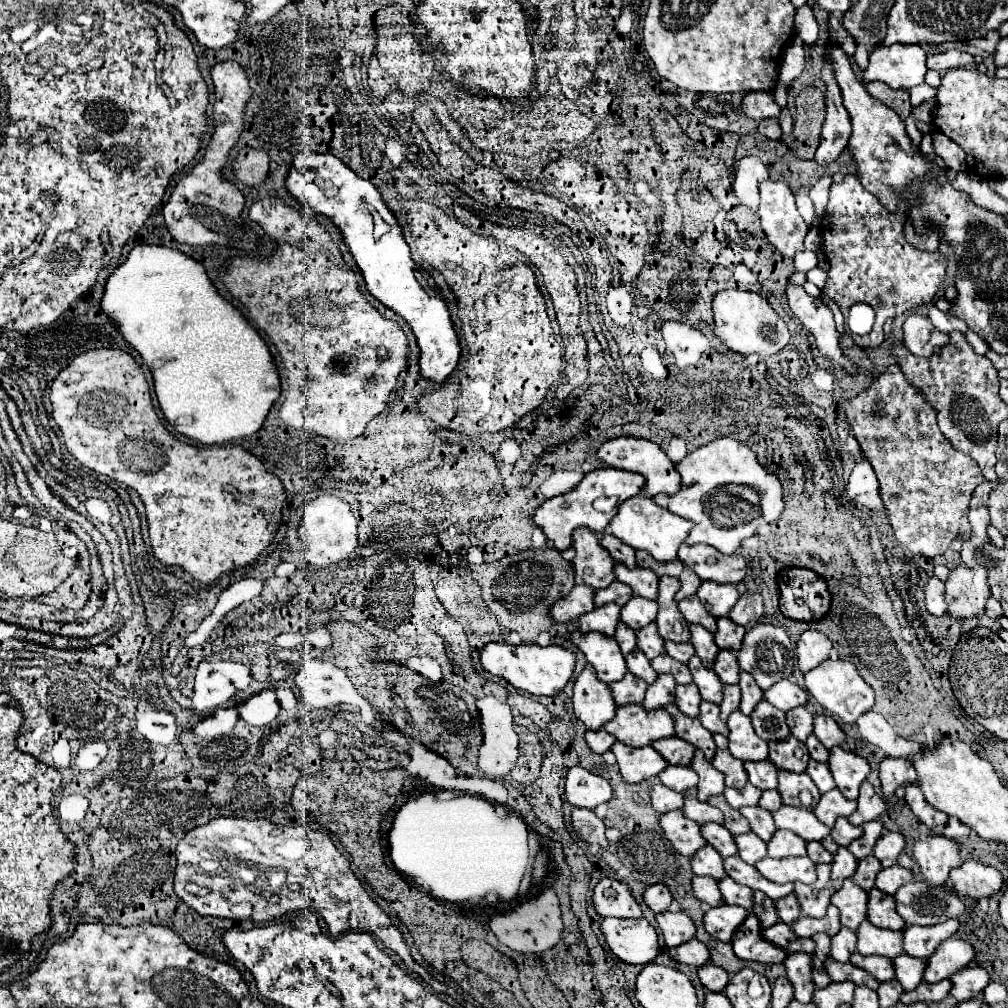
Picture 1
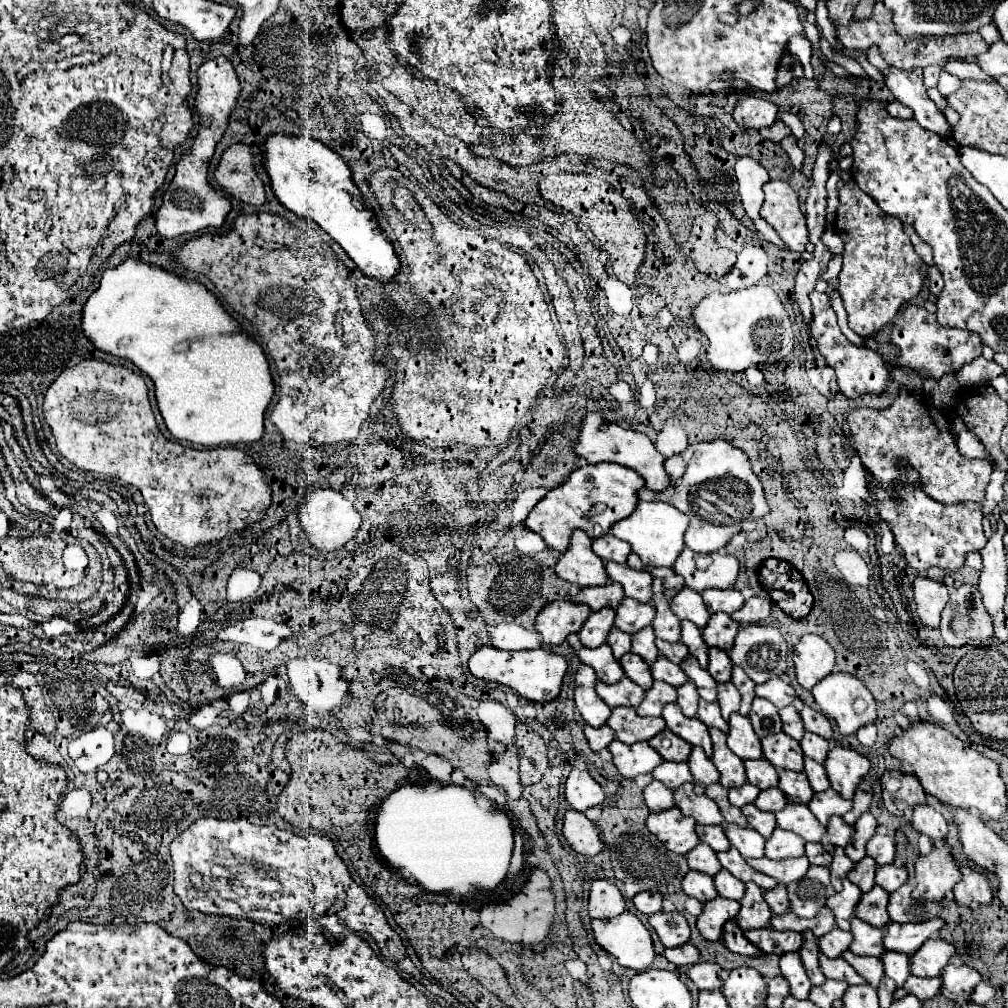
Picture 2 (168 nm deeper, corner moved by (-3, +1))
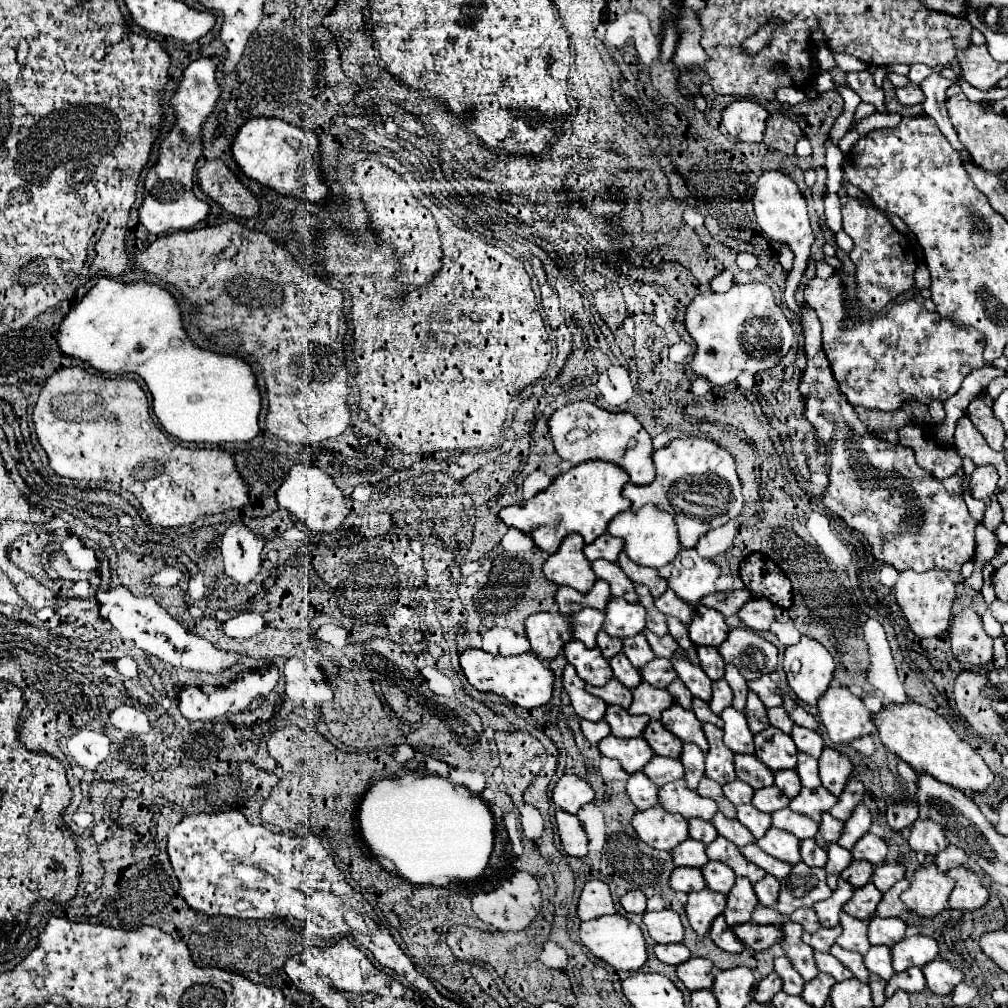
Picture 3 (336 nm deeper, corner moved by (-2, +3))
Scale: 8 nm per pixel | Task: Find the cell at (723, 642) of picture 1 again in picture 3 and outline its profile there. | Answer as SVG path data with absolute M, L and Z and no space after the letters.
M702 604L696 606L694 618L688 626L688 636L696 646L714 646L718 648L722 640L728 636L728 626L724 622L724 616L720 612L714 612L712 608L706 608Z

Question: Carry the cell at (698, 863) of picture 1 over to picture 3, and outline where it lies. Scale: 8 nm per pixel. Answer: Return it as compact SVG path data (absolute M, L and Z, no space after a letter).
M688 838L684 842L680 842L674 850L672 850L672 862L674 866L692 866L692 868L702 868L708 862L706 856L706 846L694 838Z

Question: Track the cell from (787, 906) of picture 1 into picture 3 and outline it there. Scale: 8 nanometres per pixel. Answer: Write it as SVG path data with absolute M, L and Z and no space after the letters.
M766 874L762 880L758 880L754 884L754 892L758 896L758 902L762 906L770 906L772 908L776 904L776 898L778 898L778 888L780 888L778 880L774 876Z

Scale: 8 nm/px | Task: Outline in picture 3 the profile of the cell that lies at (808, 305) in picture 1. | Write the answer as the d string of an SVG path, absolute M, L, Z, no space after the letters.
M832 274L826 280L816 276L810 280L808 288L804 290L806 304L814 308L822 324L822 346L830 362L832 374L842 394L850 400L850 404L882 410L882 412L892 412L912 400L922 402L922 404L930 404L934 400L946 402L950 396L954 396L960 390L962 380L972 370L978 370L984 366L982 348L986 344L986 336L982 336L982 332L974 328L960 328L952 320L942 318L938 312L928 312L916 300L894 304L892 310L888 310L888 314L882 318L872 318L870 322L866 320L854 322L848 314L850 310L846 308L842 300L842 294L844 294L844 284L838 274Z

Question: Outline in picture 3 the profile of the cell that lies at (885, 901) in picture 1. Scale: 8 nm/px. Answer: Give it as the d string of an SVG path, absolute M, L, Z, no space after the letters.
M868 882L866 886L856 888L854 896L842 910L858 920L870 920L876 916L876 906L880 900L882 900L882 892L872 882Z

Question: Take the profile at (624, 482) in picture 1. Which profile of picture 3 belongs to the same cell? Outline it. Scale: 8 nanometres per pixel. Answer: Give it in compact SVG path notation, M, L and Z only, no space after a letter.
M602 460L582 462L554 478L544 492L520 504L502 508L498 512L498 520L508 528L518 528L520 532L528 534L534 540L534 544L548 554L554 554L562 538L572 532L580 534L584 542L590 544L606 532L608 522L616 514L630 510L630 500L622 498L622 486L626 482L626 474L616 464L606 464Z

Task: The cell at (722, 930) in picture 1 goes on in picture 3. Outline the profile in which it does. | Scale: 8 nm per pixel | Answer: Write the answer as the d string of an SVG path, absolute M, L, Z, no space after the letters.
M708 888L700 892L690 892L686 902L686 916L694 932L704 936L710 930L710 920L722 914L726 906L726 896L720 892L712 892Z

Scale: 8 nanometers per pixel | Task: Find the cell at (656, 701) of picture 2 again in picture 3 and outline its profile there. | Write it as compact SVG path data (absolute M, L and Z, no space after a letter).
M640 682L632 690L632 704L628 708L630 714L646 714L652 720L660 720L660 714L672 706L672 696L662 688L650 688L650 684Z

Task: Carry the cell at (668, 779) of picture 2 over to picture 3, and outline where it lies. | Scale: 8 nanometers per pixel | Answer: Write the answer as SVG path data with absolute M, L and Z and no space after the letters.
M654 756L642 770L656 786L662 786L666 782L678 780L684 776L684 768L680 760L674 758L664 758L664 756Z

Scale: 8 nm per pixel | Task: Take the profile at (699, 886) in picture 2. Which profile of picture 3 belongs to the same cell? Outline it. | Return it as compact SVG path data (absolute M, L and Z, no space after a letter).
M674 868L670 874L670 888L688 894L694 890L704 890L706 882L702 880L702 872L698 868Z

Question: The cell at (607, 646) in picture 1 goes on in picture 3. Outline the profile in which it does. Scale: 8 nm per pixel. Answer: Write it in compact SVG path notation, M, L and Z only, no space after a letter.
M570 640L564 648L564 656L586 684L602 686L612 678L608 660L602 658L602 652L598 652L598 648L590 650L580 640Z

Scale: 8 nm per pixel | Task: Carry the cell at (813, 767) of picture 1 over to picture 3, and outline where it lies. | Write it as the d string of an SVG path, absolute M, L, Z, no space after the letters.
M798 752L798 766L796 772L800 776L802 786L806 788L818 788L820 786L820 776L818 776L818 762L802 752Z

